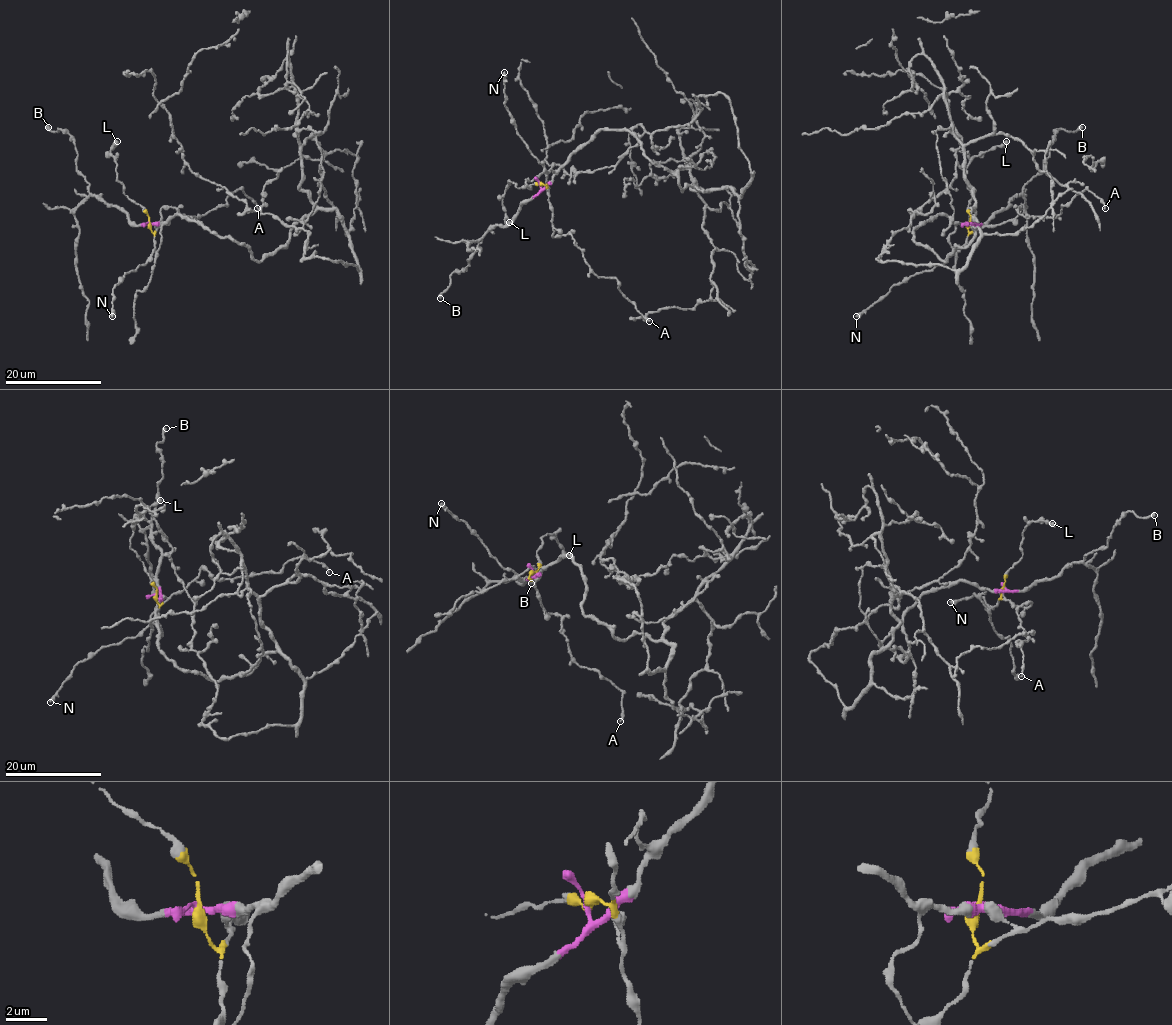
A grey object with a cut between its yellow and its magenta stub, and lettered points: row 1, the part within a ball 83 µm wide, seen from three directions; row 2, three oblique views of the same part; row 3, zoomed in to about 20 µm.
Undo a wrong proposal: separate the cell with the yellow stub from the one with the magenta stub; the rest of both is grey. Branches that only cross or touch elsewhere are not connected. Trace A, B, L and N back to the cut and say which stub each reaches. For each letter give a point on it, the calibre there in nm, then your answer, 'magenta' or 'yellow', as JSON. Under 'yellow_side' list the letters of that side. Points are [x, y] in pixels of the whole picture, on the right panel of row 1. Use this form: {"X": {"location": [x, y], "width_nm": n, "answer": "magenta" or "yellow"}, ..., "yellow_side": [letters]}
{"A": {"location": [1105, 208], "width_nm": 140, "answer": "yellow"}, "B": {"location": [1082, 127], "width_nm": 440, "answer": "magenta"}, "L": {"location": [1006, 141], "width_nm": 460, "answer": "yellow"}, "N": {"location": [856, 316], "width_nm": 420, "answer": "yellow"}, "yellow_side": ["A", "L", "N"]}

